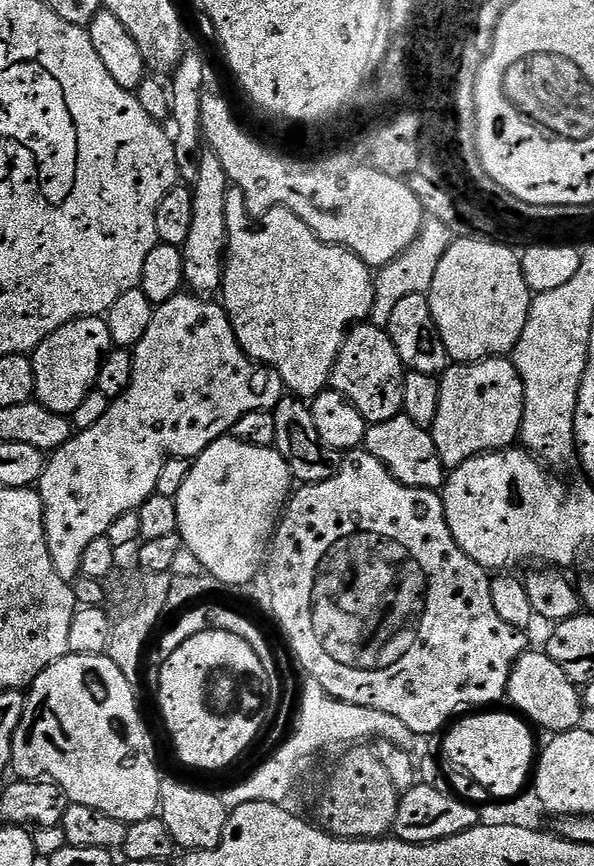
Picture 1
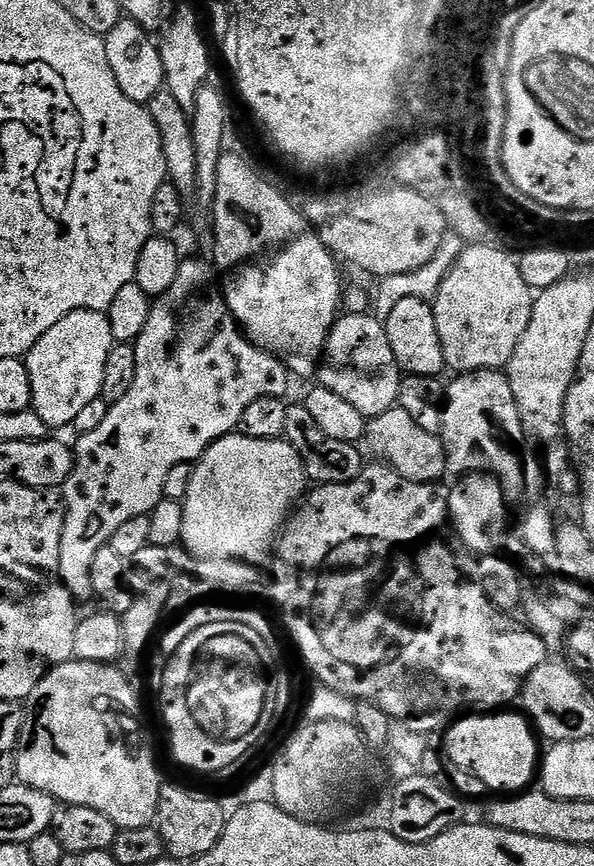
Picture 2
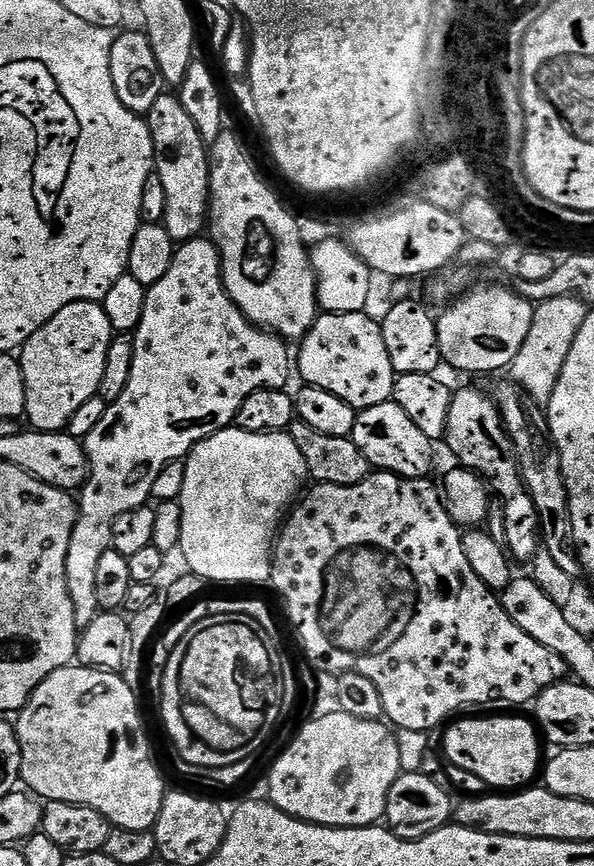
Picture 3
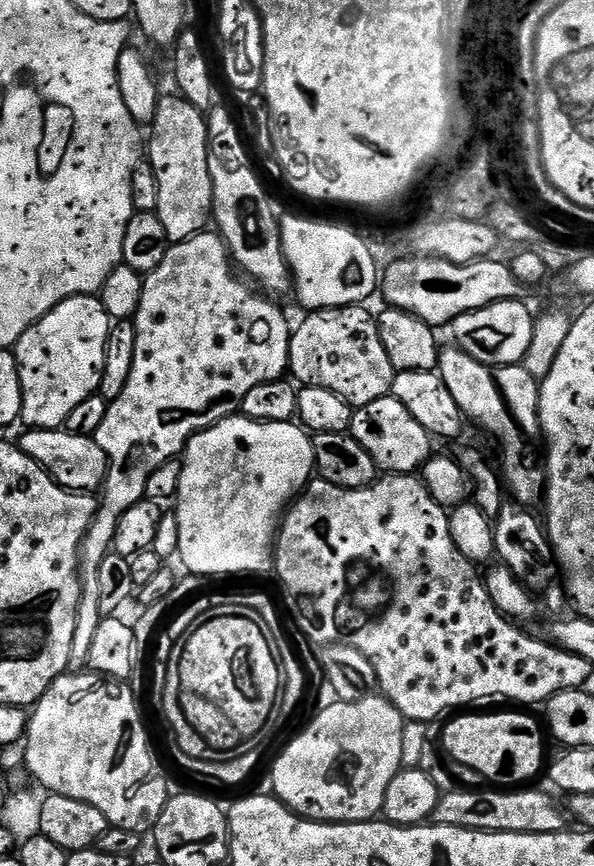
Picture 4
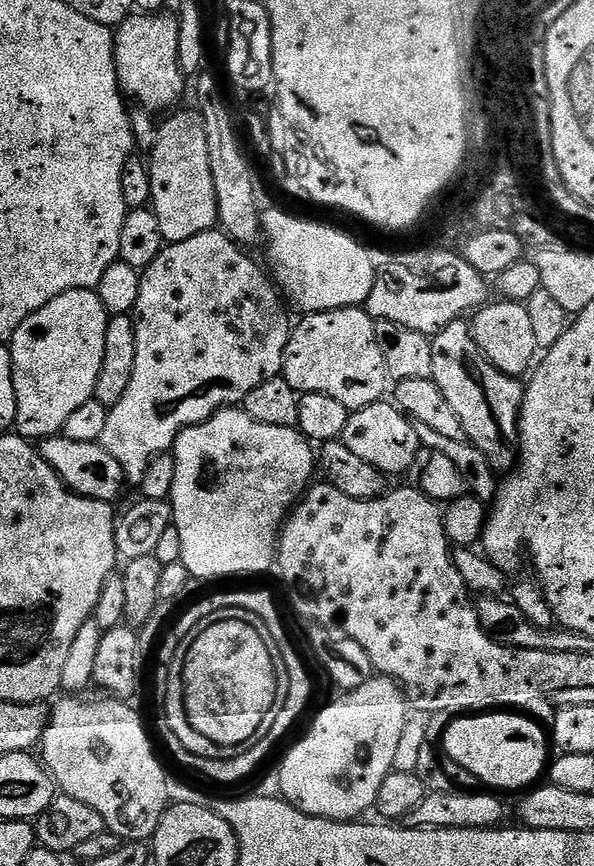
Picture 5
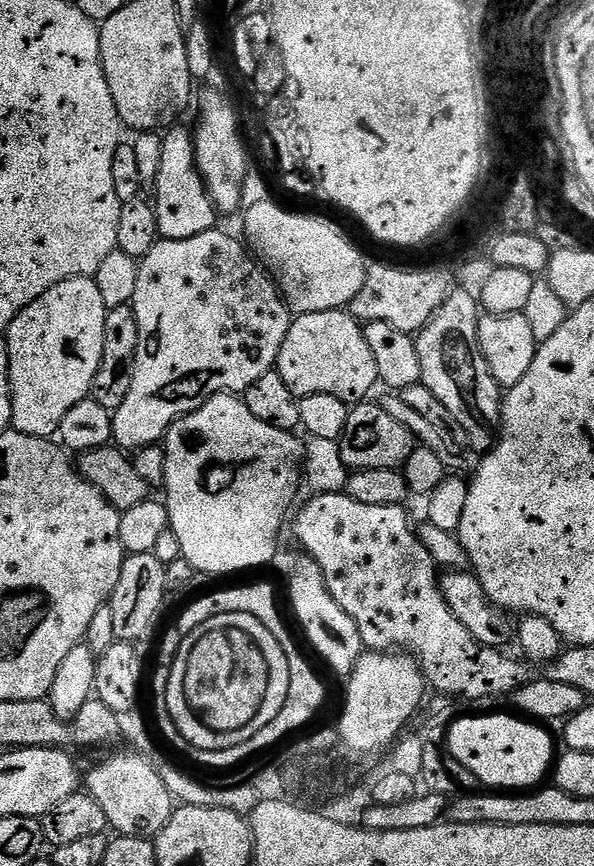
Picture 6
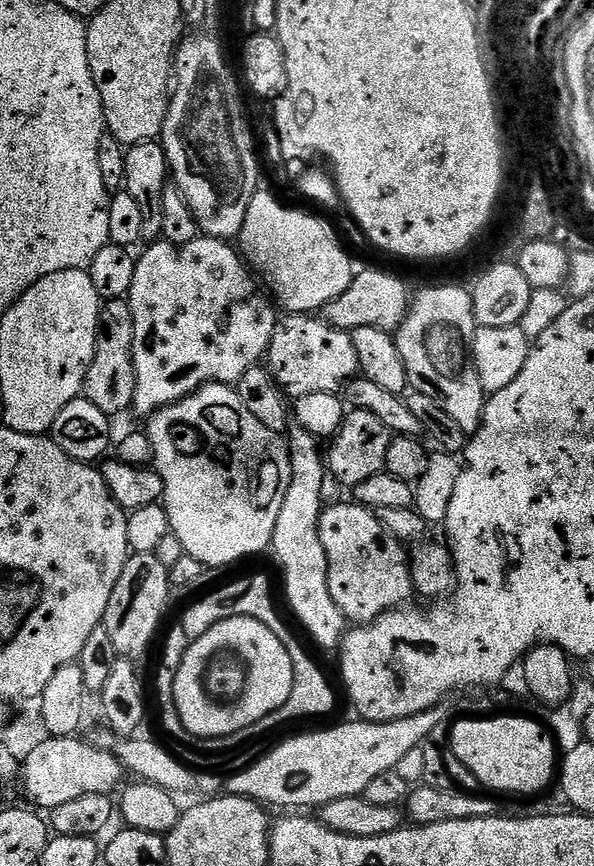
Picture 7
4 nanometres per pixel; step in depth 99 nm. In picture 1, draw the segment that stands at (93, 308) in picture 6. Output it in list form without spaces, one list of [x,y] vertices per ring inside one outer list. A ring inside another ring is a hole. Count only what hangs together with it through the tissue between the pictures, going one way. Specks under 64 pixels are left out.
[[[80,316],[76,320],[66,322],[66,326],[54,330],[54,334],[47,336],[35,352],[31,353],[35,399],[46,410],[71,417],[72,413],[78,410],[78,406],[82,406],[86,394],[94,391],[98,370],[102,370],[102,362],[113,347],[107,319],[99,316]]]

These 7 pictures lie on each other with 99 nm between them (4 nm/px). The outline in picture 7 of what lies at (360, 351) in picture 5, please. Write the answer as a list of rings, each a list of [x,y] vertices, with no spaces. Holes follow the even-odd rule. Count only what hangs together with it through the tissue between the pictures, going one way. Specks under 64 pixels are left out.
[[[288,314],[277,319],[274,338],[270,338],[266,367],[288,398],[339,393],[360,372],[351,335],[341,328],[330,327],[325,320],[312,314]]]

